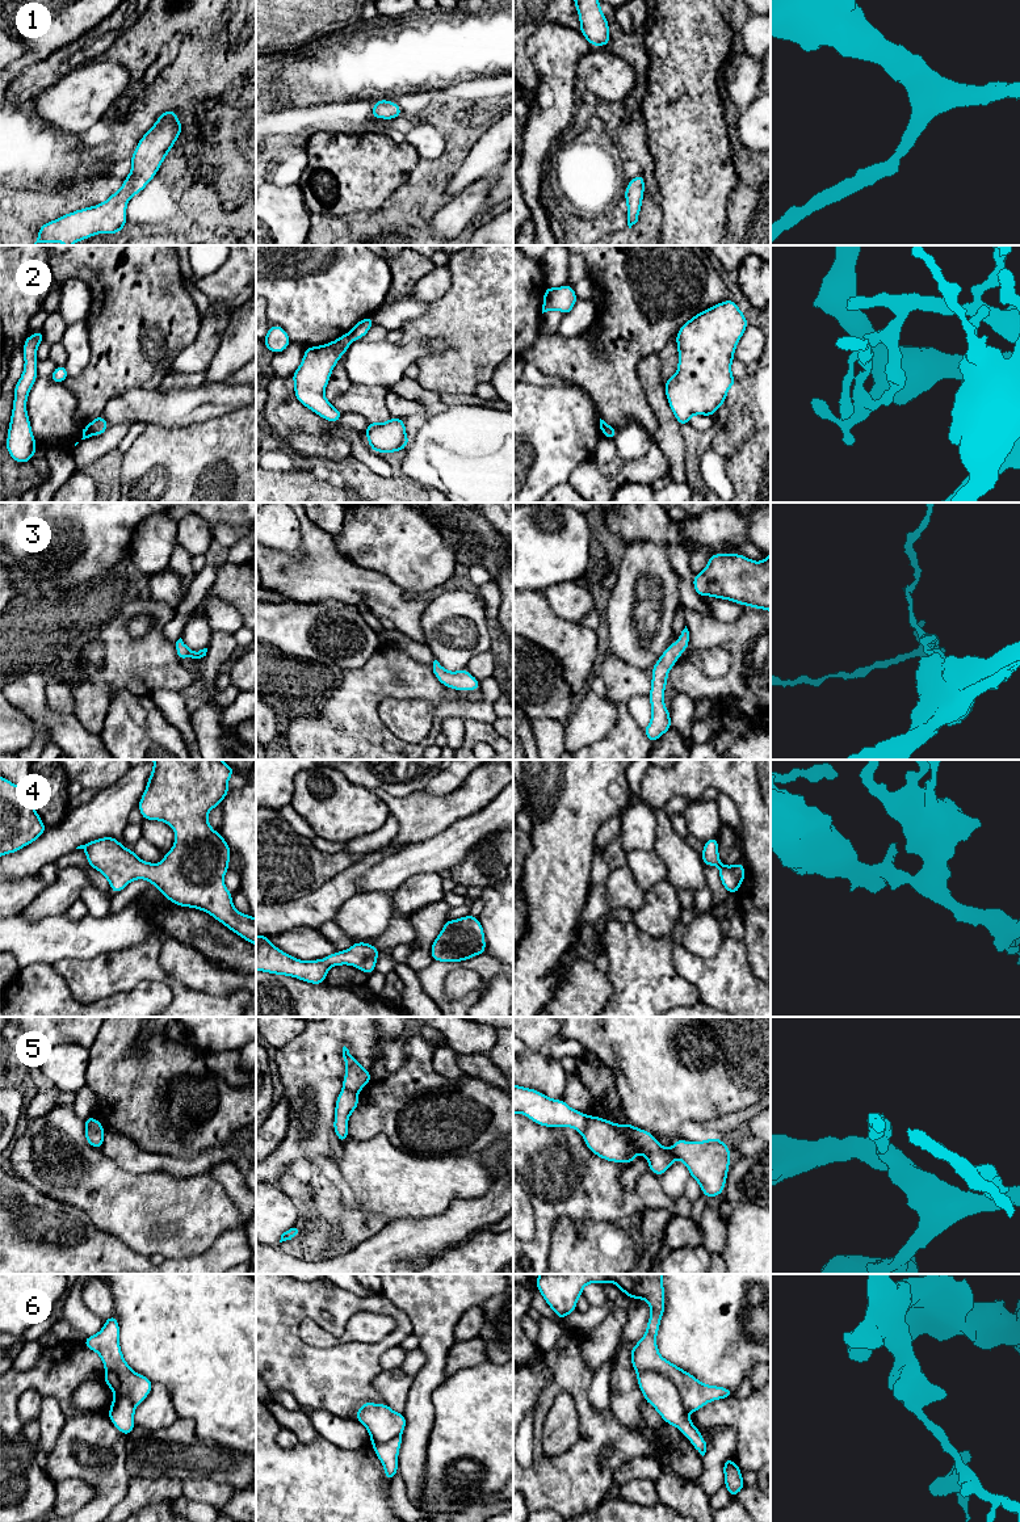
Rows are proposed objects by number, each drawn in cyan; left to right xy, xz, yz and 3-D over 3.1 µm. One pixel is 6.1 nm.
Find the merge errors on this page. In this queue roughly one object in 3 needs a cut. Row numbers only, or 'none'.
2, 5, 6

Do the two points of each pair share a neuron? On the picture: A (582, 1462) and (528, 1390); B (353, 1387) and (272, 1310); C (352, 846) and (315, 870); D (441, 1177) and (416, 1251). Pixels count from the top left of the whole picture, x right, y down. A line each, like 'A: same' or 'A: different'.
A: different
B: same
C: different
D: different

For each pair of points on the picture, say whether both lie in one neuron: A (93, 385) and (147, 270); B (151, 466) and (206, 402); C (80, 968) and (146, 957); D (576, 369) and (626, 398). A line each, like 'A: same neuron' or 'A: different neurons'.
A: same neuron
B: different neurons
C: same neuron
D: same neuron

